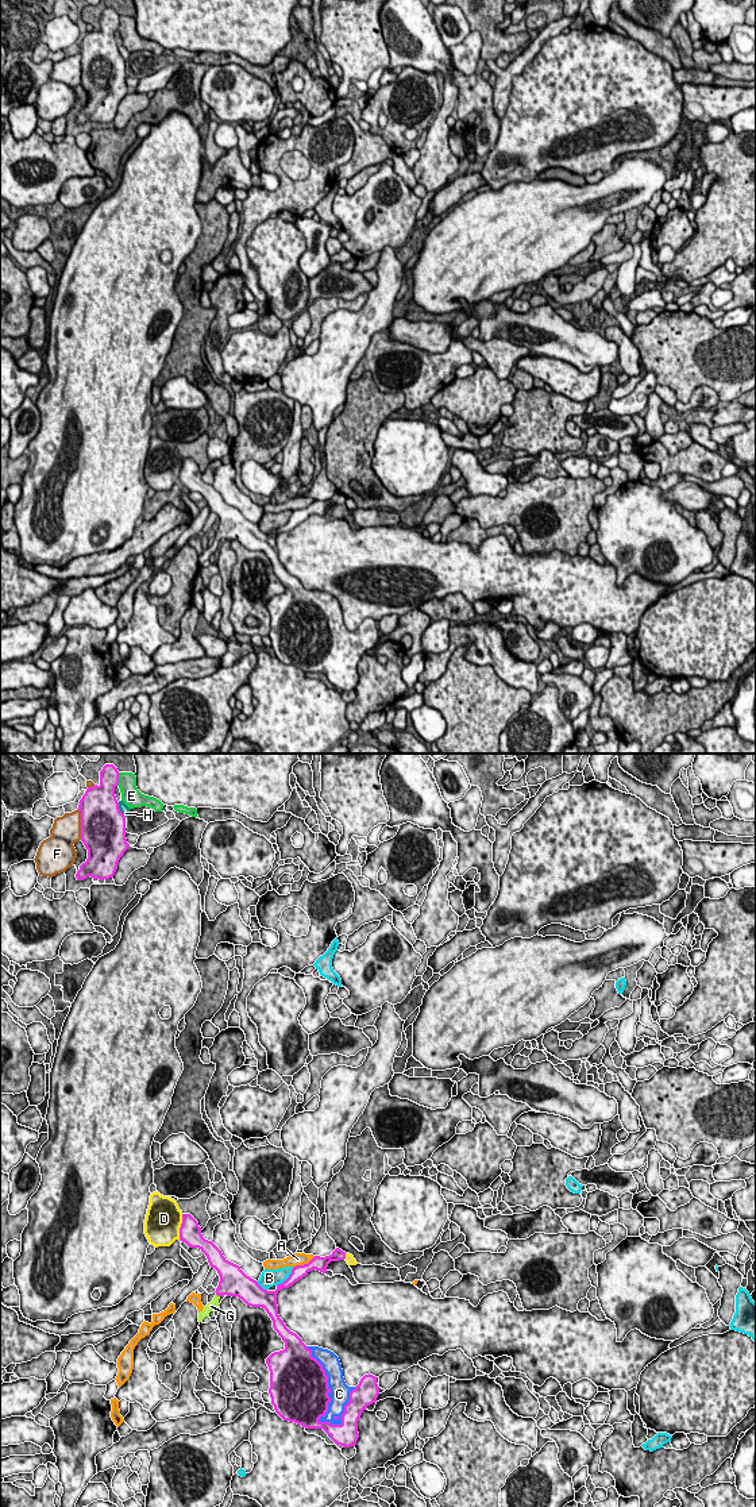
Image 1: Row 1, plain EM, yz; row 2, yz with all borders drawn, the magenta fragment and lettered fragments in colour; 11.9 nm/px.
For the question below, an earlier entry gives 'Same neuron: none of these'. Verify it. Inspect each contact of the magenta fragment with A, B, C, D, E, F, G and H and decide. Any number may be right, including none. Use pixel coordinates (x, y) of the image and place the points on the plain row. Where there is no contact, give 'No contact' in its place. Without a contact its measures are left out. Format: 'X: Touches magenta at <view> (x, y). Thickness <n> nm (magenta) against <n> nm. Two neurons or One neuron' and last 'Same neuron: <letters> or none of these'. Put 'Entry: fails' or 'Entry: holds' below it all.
A: Touches magenta at yz (304, 508). Thickness 170 nm (magenta) against 160 nm. Two neurons
B: Touches magenta at yz (288, 521). Thickness 160 nm (magenta) against 220 nm. Two neurons
C: Touches magenta at yz (328, 636). Thickness 480 nm (magenta) against 240 nm. Two neurons
D: Touches magenta at yz (181, 470). Thickness 260 nm (magenta) against 440 nm. Two neurons
E: Touches magenta at yz (118, 23). Thickness 260 nm (magenta) against 220 nm. Two neurons
F: Touches magenta at yz (81, 68). Thickness 500 nm (magenta) against 340 nm. Two neurons
G: Touches magenta at yz (218, 539). Thickness 340 nm (magenta) against 100 nm. One neuron
H: Touches magenta at yz (119, 53). Thickness 500 nm (magenta) against 120 nm. Two neurons
Same neuron: G
Entry: fails

